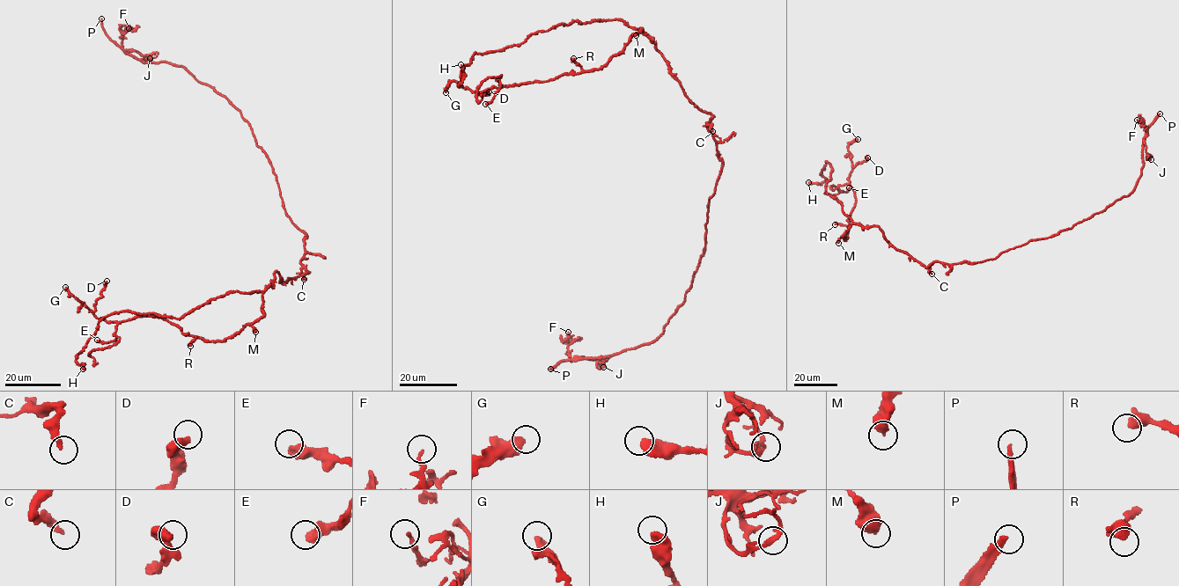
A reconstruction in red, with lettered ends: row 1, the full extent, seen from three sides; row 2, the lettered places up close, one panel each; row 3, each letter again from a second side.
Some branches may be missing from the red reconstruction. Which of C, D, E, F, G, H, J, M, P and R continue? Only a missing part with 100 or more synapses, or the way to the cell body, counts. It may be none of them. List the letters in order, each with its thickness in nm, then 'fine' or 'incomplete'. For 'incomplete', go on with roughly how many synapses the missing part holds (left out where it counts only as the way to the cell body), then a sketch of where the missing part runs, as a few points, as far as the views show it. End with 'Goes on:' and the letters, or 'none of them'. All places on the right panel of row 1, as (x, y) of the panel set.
C: calibre 280 nm; fine
D: calibre 360 nm; fine
E: calibre 500 nm; fine
F: calibre 150 nm; fine
G: calibre 400 nm; fine
H: calibre 460 nm; fine
J: calibre 150 nm; fine
M: calibre 550 nm; fine
P: calibre 280 nm; incomplete
R: calibre 400 nm; fine
Goes on: P

